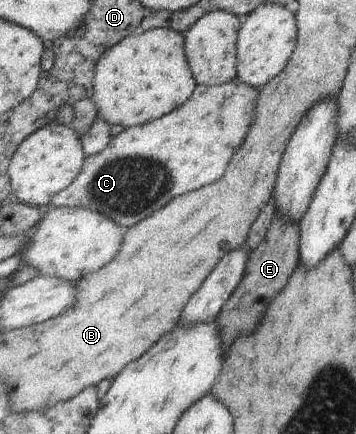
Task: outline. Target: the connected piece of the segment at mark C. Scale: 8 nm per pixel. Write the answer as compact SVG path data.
M237 78L222 86L198 85L193 94L170 116L124 129L105 152L88 157L81 176L53 199L52 207L87 209L130 228L174 198L220 180L246 140L258 90Z

